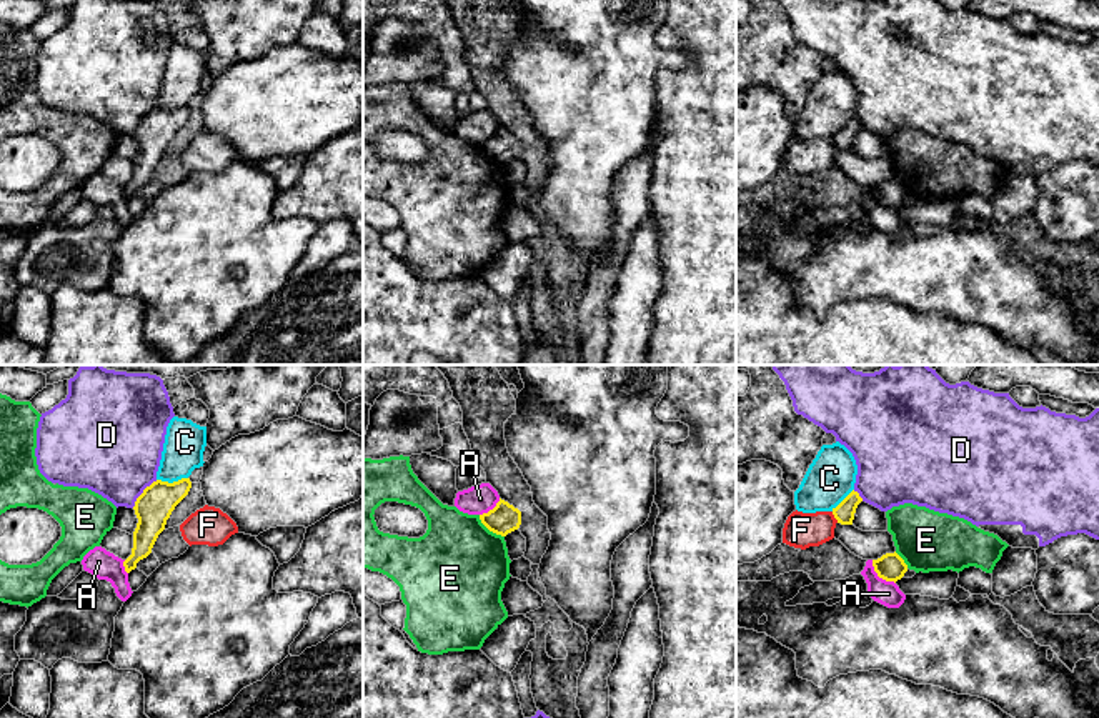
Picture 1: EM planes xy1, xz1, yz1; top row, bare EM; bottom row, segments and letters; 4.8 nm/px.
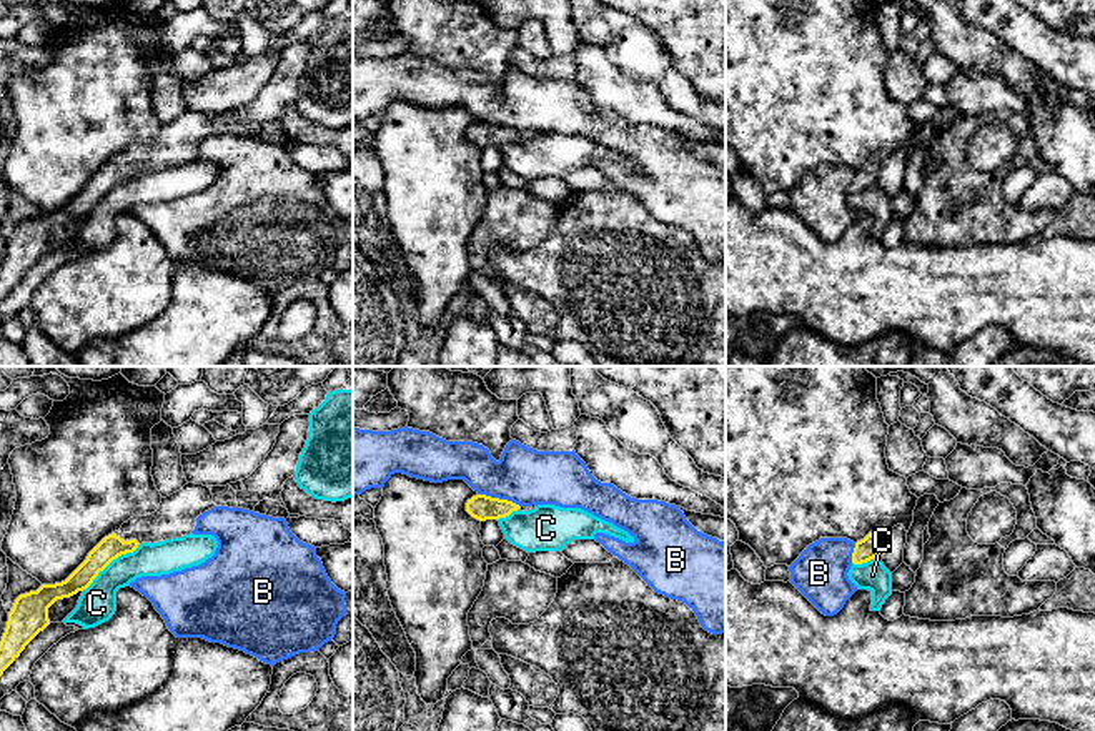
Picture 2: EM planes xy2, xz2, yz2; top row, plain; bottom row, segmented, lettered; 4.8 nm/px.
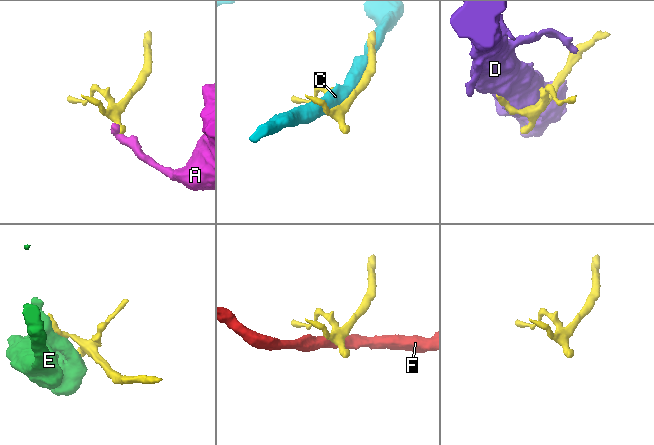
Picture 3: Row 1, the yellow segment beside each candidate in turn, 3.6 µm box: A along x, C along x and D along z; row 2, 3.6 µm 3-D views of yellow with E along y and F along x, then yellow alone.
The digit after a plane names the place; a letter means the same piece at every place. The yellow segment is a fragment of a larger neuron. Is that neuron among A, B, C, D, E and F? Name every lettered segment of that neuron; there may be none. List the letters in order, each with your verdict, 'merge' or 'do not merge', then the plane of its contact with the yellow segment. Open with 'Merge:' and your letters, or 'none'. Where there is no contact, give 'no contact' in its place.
Merge: none
A: do not merge; contact in yz1
B: do not merge; contact in xz2
C: do not merge; contact in xy2
D: do not merge; contact in xy1
E: do not merge; contact in xz1
F: do not merge; contact in yz1

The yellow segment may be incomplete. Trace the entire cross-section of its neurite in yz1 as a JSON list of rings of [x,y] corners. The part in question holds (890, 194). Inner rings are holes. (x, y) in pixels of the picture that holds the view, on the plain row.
[[[896,178],[886,180],[881,185],[873,187],[873,193],[879,205],[894,210],[901,207],[908,198],[908,192]]]

